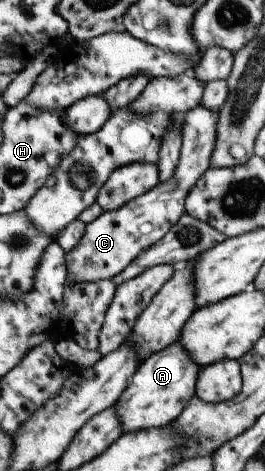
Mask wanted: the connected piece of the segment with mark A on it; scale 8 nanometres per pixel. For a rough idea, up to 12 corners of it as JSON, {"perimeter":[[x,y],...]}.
{"perimeter":[[179,342],[140,362],[113,406],[121,434],[170,425],[199,370]]}

